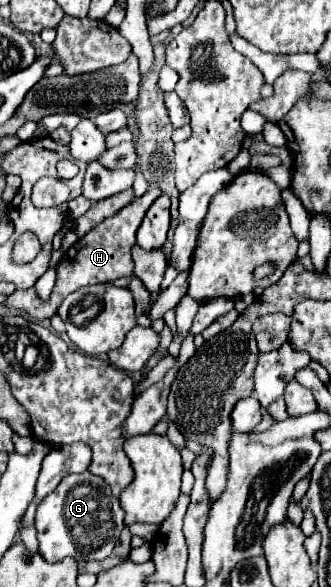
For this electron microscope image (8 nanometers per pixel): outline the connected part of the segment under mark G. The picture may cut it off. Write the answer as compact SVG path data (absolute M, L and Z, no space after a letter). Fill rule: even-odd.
M91 472L65 476L51 496L39 504L39 512L35 514L39 554L49 562L59 562L65 556L75 560L103 560L113 552L125 528L123 518L125 512L119 500L111 496L111 488L103 484L103 478Z

